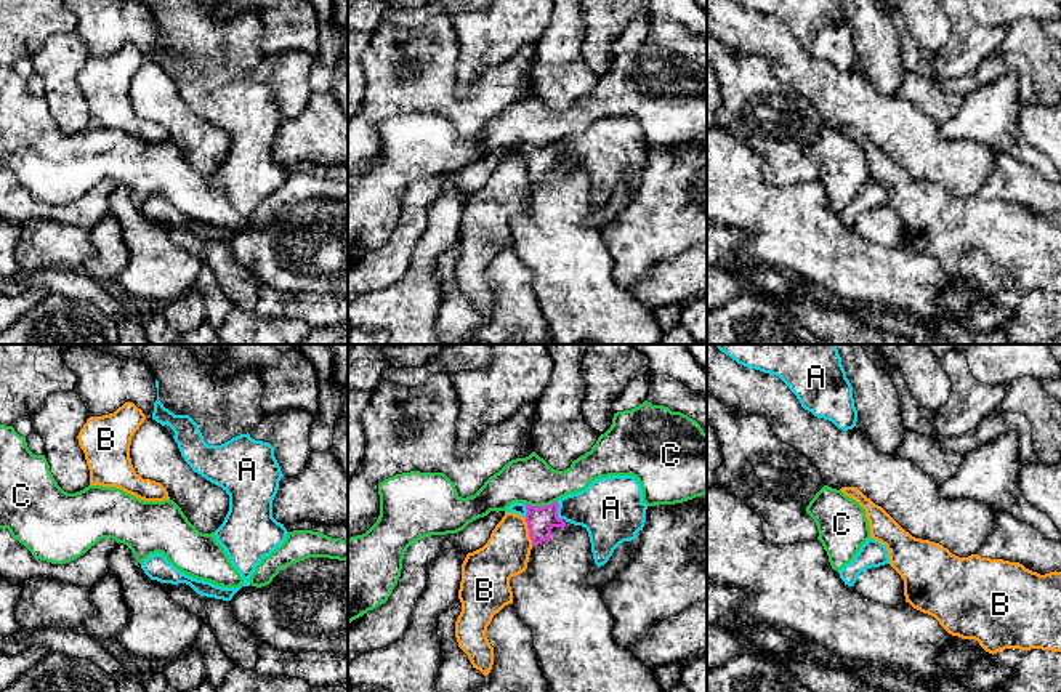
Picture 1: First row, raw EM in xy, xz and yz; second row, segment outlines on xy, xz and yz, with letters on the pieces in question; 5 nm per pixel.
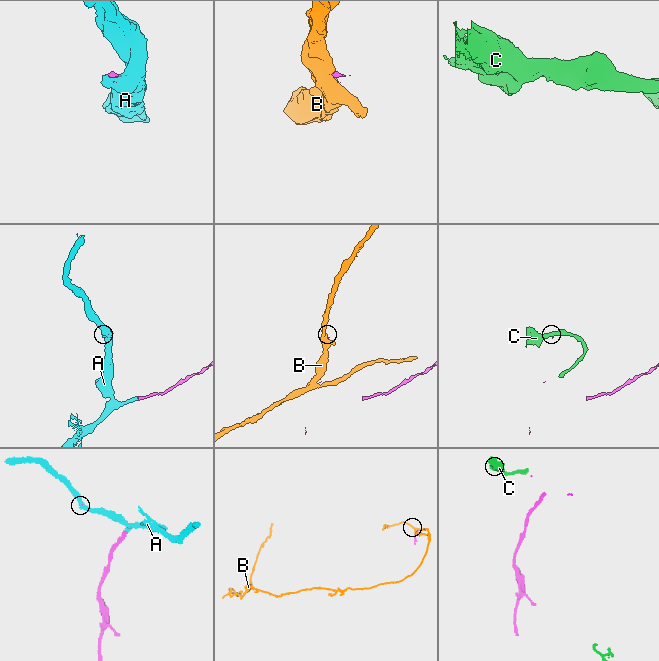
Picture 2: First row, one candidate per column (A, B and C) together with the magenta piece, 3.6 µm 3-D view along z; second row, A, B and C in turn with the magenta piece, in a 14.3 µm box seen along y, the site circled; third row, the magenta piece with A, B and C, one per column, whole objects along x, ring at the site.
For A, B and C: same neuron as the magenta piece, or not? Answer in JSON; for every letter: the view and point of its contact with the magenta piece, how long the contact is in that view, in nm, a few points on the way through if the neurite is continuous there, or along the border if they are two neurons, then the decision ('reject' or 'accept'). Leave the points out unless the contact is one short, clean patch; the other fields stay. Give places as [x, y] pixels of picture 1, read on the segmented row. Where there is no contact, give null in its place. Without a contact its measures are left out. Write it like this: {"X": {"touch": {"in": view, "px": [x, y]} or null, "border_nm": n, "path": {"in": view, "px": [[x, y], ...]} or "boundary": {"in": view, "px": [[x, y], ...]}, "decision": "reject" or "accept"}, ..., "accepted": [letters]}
{"A": {"touch": {"in": "xz", "px": [556, 511]}, "border_nm": 100, "decision": "accept"}, "B": {"touch": {"in": "xz", "px": [529, 531]}, "border_nm": 140, "boundary": {"in": "xz", "px": [[524, 518], [532, 543]]}, "decision": "reject"}, "C": {"touch": {"in": "xz", "px": [539, 506]}, "border_nm": 170, "boundary": {"in": "xz", "px": [[556, 500], [540, 506], [524, 503]]}, "decision": "reject"}, "accepted": ["A"]}

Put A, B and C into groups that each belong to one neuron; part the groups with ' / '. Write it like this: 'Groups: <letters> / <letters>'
Groups: A / B / C

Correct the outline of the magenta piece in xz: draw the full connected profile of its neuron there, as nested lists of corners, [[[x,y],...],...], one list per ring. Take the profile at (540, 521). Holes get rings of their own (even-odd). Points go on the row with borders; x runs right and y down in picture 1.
[[[609,476],[548,506],[513,503],[505,513],[526,519],[532,545],[550,541],[553,527],[563,529],[567,522],[585,527],[595,564],[601,567],[620,543],[635,540],[643,530],[646,509],[636,477]]]

